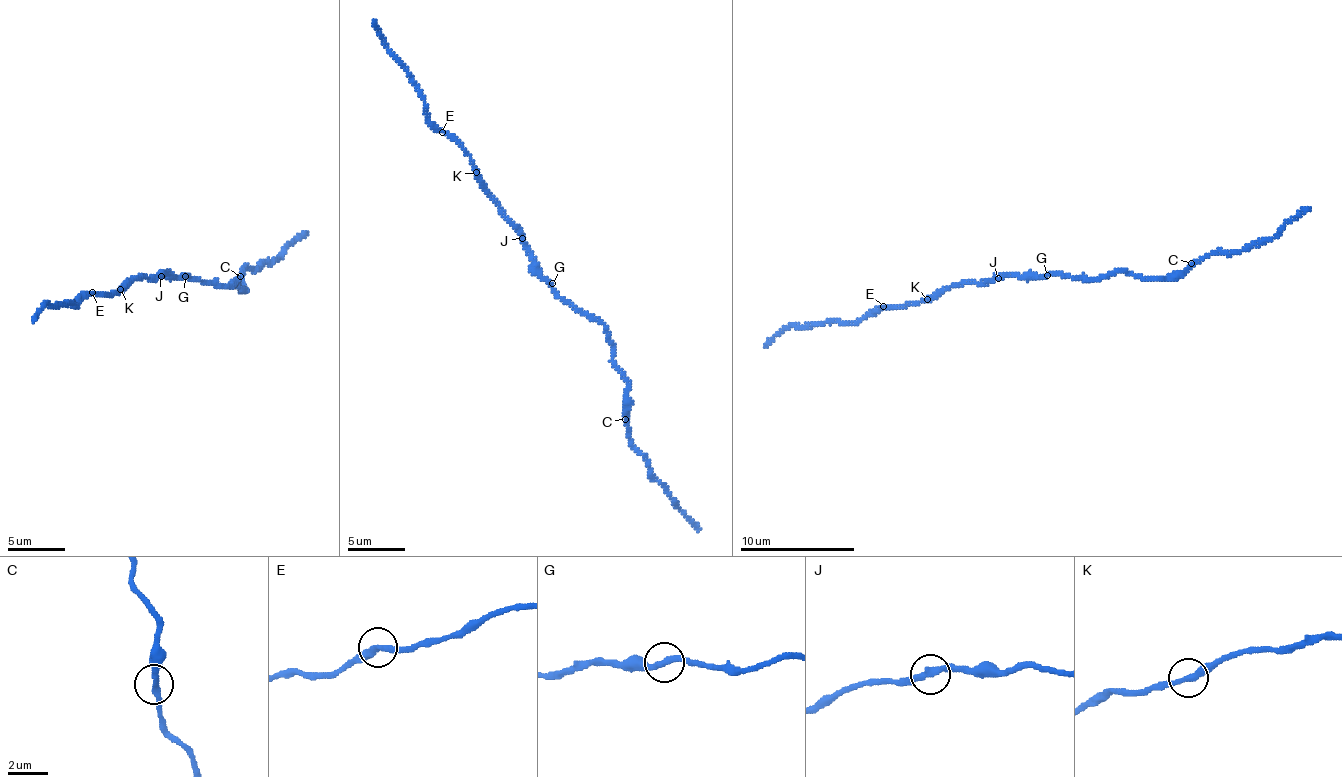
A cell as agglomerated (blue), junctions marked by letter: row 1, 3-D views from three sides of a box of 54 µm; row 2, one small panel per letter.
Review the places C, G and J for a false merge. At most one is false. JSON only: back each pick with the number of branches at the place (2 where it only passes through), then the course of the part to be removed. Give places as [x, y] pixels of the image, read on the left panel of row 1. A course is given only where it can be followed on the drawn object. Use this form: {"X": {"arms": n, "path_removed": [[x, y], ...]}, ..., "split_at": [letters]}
{"split_at": []}

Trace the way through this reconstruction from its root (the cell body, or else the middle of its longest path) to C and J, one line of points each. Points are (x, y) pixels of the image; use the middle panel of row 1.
C: (544, 280), (561, 298), (593, 315), (604, 326), (607, 341), (612, 347), (612, 361), (627, 384), (625, 419)
J: (544, 280), (532, 251), (521, 237)

